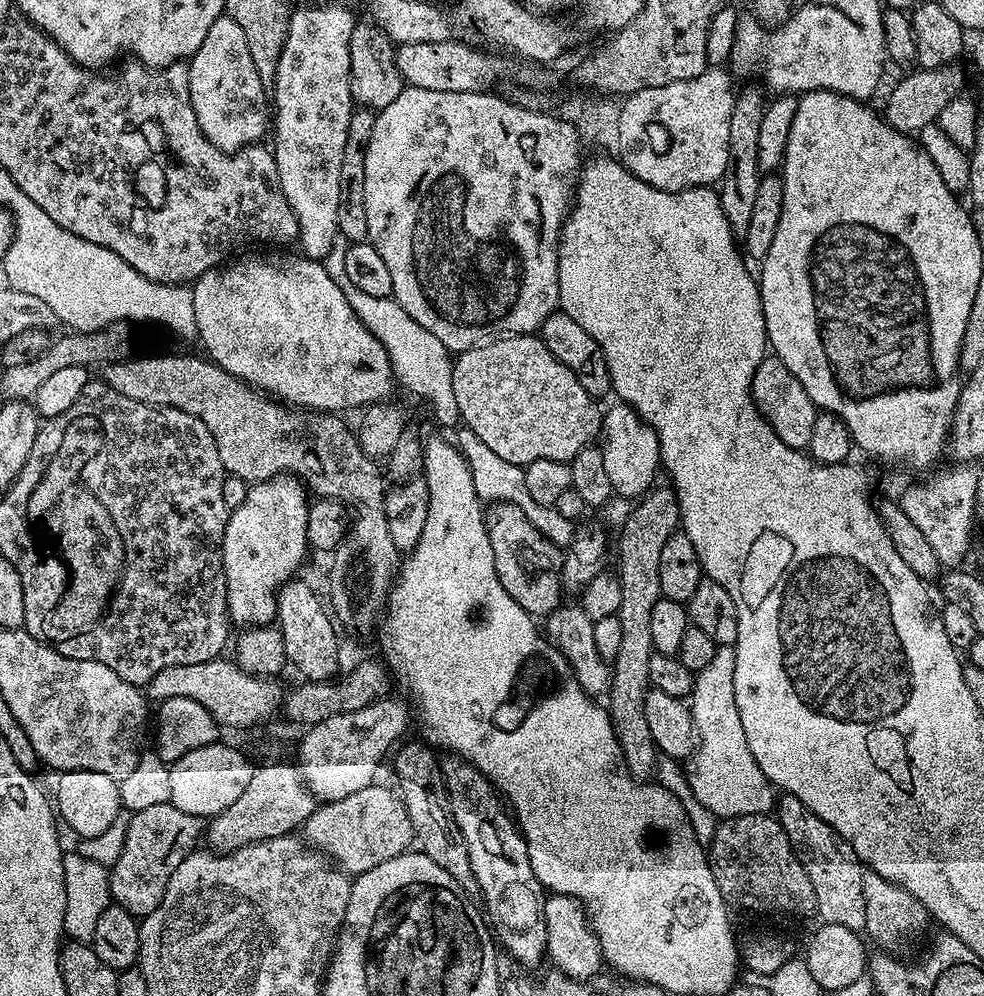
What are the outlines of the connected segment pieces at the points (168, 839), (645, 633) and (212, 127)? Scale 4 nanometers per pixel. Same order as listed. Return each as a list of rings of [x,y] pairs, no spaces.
[[[171,802],[162,806],[149,806],[147,810],[131,813],[132,821],[128,824],[128,837],[120,848],[120,857],[110,864],[108,882],[110,894],[115,907],[124,908],[131,916],[143,918],[158,908],[158,902],[166,894],[166,886],[170,882],[170,874],[178,870],[178,862],[182,862],[191,852],[197,851],[199,842],[206,832],[206,824],[199,816],[191,816],[178,810]]]
[[[670,486],[653,487],[639,501],[640,505],[629,511],[624,523],[619,525],[620,532],[620,585],[622,586],[622,606],[618,613],[622,622],[622,650],[618,650],[616,659],[610,668],[610,715],[618,742],[630,774],[637,778],[648,778],[656,771],[658,749],[652,741],[650,722],[646,722],[644,700],[648,697],[650,685],[650,658],[653,654],[650,638],[650,614],[654,611],[654,602],[660,595],[658,562],[662,562],[662,546],[666,538],[681,527],[680,507],[676,491]]]
[[[227,14],[218,17],[214,26],[210,26],[210,34],[206,34],[206,42],[198,46],[187,65],[190,102],[207,140],[231,154],[265,139],[264,127],[270,124],[270,104],[264,101],[266,89],[262,86],[262,78],[258,78],[258,70],[254,70],[242,26],[238,26],[234,18]]]

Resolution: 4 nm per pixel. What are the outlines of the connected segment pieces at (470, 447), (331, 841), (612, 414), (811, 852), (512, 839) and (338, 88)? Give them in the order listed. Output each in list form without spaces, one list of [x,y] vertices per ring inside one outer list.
[[[461,427],[457,434],[455,443],[464,454],[468,462],[468,469],[474,478],[474,490],[480,495],[481,501],[508,501],[519,504],[525,514],[525,518],[541,531],[541,534],[559,546],[567,546],[572,540],[574,531],[573,521],[567,520],[558,512],[556,507],[546,504],[536,504],[527,494],[522,495],[522,468],[521,465],[506,462],[506,458],[498,458],[486,442],[482,442],[474,434],[474,430]]]
[[[373,782],[347,798],[321,803],[306,818],[303,839],[309,848],[323,852],[341,872],[355,878],[390,858],[398,858],[413,847],[412,823],[403,799],[395,791]]]
[[[623,402],[613,403],[603,413],[601,417],[601,435],[600,447],[603,450],[603,458],[605,459],[606,474],[610,477],[612,489],[624,498],[639,497],[649,491],[653,485],[653,478],[660,468],[660,443],[657,440],[657,434],[628,404]]]
[[[781,795],[775,801],[774,815],[782,830],[786,830],[796,857],[810,878],[810,886],[814,886],[815,915],[821,916],[819,919],[825,924],[846,926],[846,930],[863,933],[866,926],[866,897],[862,894],[862,878],[866,869],[850,842],[842,838],[834,826],[818,818],[818,814],[814,814],[814,810],[810,810],[810,806],[806,806],[806,802],[797,796]]]
[[[448,754],[440,760],[440,769],[444,771],[444,780],[448,784],[448,797],[452,803],[452,817],[454,822],[458,822],[458,830],[462,830],[462,838],[466,842],[466,854],[470,858],[470,870],[474,870],[474,878],[480,887],[479,899],[482,901],[482,908],[491,931],[499,947],[503,951],[505,948],[509,952],[505,953],[519,967],[521,964],[524,968],[536,968],[540,963],[545,963],[548,950],[544,917],[546,889],[540,885],[538,878],[534,878],[528,847],[516,827],[513,813],[506,807],[496,787],[473,764]]]
[[[312,4],[309,8],[300,8],[288,17],[288,33],[286,34],[286,46],[282,46],[282,58],[278,58],[278,70],[276,71],[276,104],[274,100],[274,128],[276,124],[276,144],[274,143],[274,155],[282,194],[286,194],[286,202],[290,202],[290,210],[294,210],[294,218],[298,222],[299,251],[312,260],[323,261],[330,254],[330,246],[334,246],[334,238],[338,234],[338,181],[342,175],[342,154],[346,150],[346,134],[350,130],[350,118],[354,111],[352,95],[350,94],[350,34],[358,22],[357,17],[352,17],[352,12],[344,4]]]

